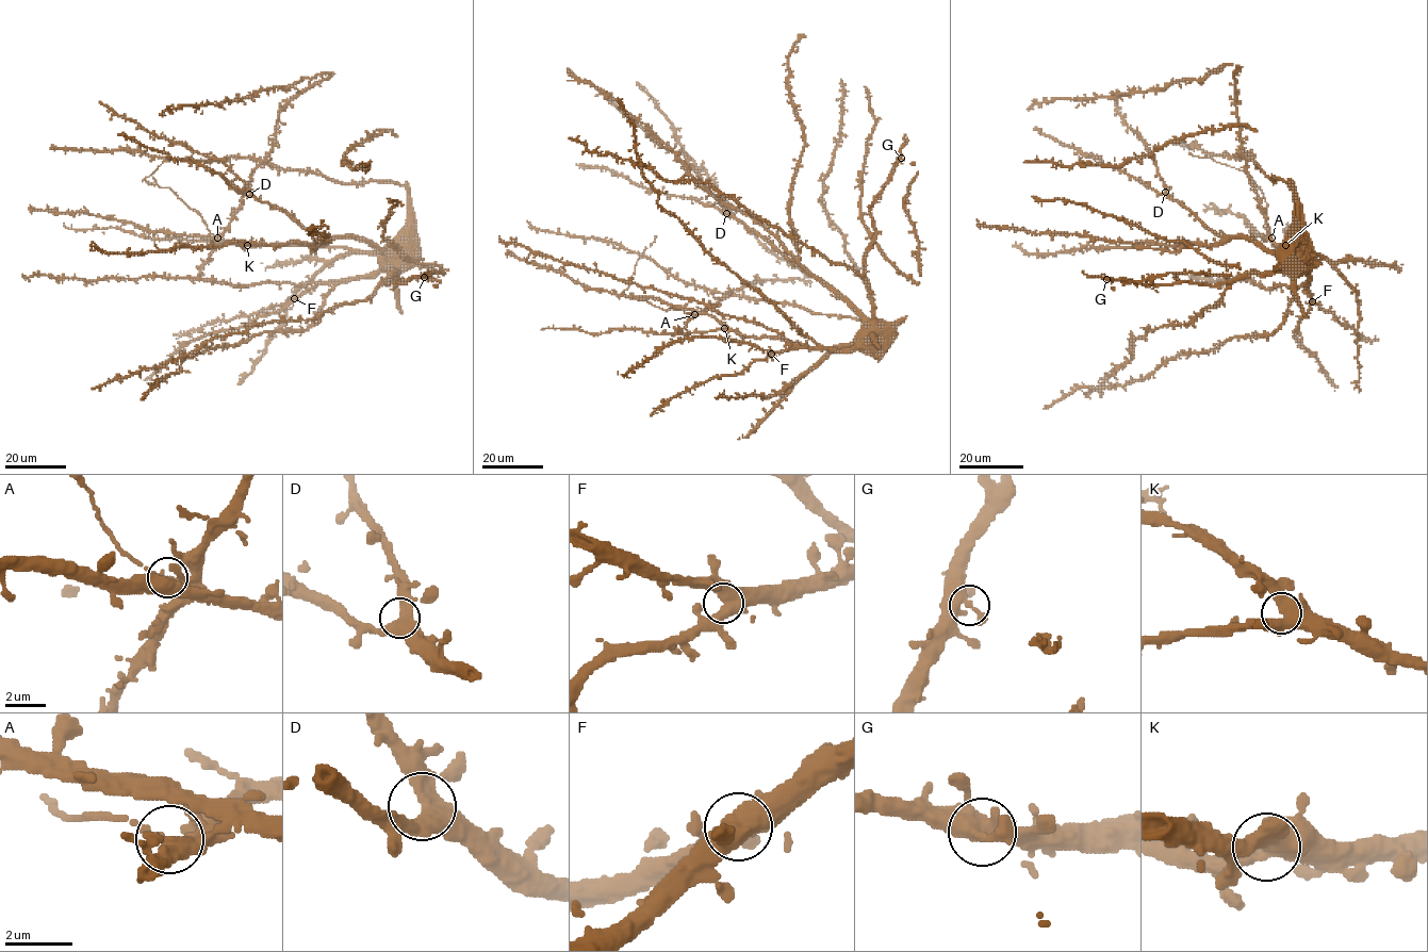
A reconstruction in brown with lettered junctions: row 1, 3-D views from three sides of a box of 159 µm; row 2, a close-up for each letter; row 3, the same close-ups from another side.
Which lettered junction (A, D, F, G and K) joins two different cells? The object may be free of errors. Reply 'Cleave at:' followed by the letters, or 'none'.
Cleave at: A

